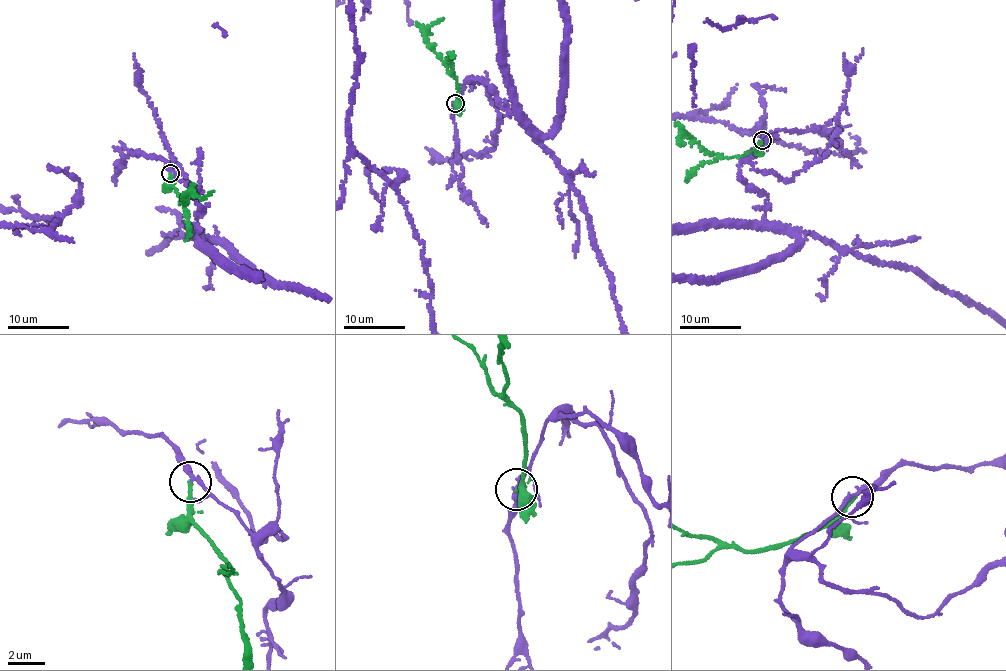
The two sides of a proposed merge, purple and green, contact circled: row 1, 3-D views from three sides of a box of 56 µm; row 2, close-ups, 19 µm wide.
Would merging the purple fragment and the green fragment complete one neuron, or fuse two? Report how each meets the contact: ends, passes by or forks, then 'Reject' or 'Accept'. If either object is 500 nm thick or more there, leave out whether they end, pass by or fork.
At the ring purple passes by. At the ring green ends. Reject

